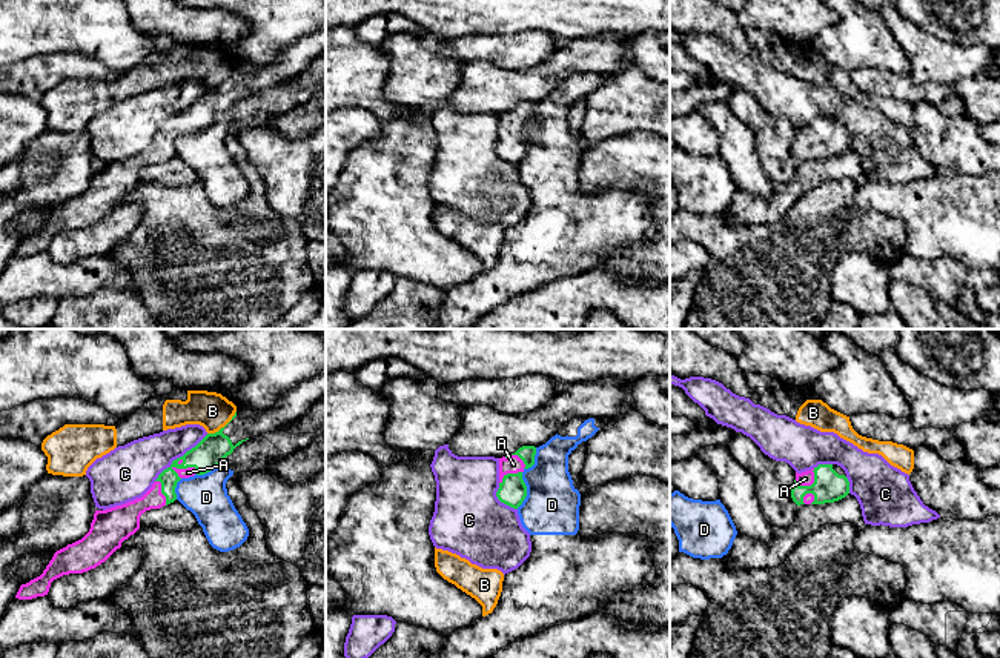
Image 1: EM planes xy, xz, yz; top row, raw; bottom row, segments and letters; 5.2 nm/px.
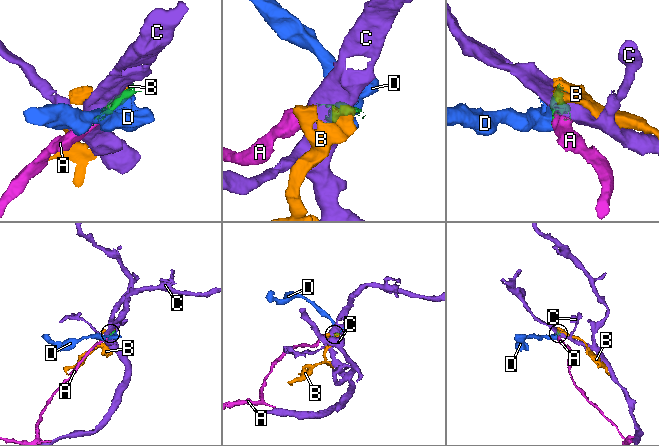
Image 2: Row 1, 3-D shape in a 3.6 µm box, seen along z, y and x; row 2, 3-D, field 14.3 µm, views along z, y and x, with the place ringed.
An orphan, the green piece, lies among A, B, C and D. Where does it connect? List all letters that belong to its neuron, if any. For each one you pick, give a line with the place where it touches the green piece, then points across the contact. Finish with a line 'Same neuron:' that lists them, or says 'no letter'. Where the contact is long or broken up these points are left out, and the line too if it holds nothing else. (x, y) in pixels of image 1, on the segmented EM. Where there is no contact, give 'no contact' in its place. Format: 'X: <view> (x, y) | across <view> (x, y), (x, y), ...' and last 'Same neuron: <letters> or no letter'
A: xy (185, 468)
Same neuron: A

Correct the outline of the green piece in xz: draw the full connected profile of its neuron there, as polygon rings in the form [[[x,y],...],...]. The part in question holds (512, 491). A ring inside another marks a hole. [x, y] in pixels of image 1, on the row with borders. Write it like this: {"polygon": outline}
{"polygon": [[[522,446],[515,454],[499,458],[499,489],[496,497],[501,503],[518,509],[527,497],[522,472],[535,464],[536,447]]]}

